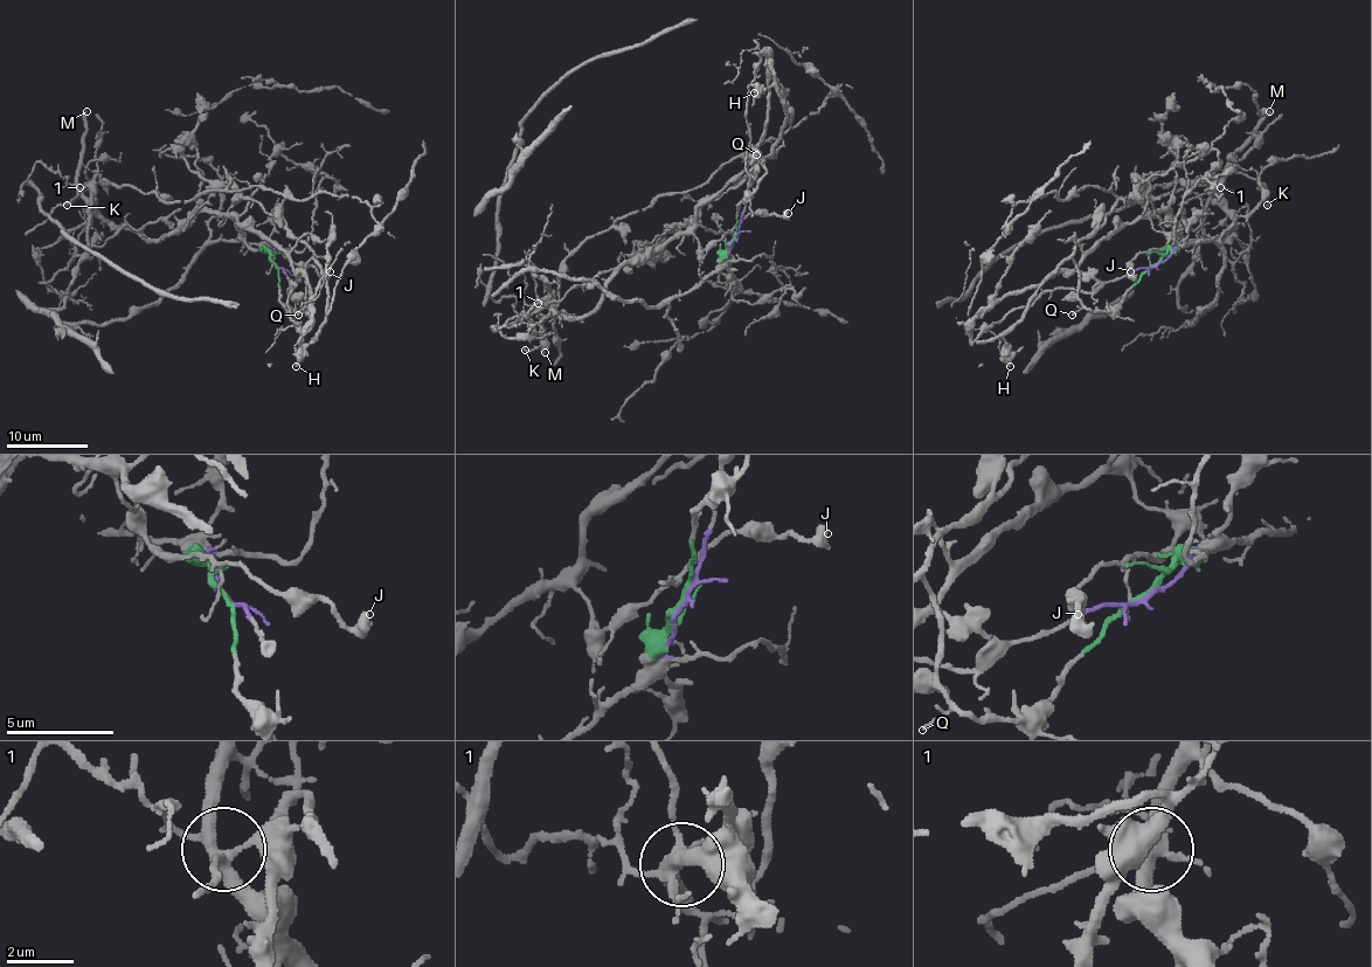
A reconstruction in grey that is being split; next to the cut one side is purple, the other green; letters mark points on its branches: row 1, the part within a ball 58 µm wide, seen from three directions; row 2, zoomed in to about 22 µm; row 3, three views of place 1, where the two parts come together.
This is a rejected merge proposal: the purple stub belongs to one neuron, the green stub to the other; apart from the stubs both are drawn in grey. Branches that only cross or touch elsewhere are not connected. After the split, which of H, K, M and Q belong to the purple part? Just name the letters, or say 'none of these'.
K, M

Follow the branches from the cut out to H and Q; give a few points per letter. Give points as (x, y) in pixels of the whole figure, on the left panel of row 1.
H: (275, 264), (279, 299), (297, 311), (307, 308), (305, 264), (312, 258), (327, 291), (326, 324), (296, 366)
Q: (275, 264), (279, 299), (293, 309), (304, 311), (307, 308), (297, 316)

